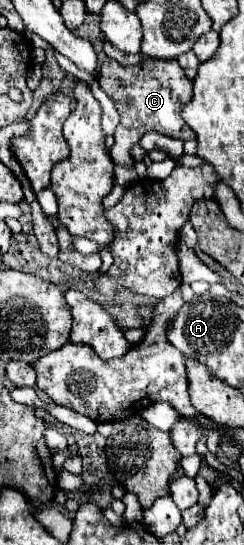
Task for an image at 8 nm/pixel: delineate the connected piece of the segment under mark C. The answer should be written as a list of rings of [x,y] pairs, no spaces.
[[[106,58],[98,84],[114,100],[120,114],[118,132],[114,134],[114,146],[110,150],[114,164],[130,168],[134,164],[134,160],[130,160],[130,150],[146,132],[158,132],[180,140],[196,138],[196,132],[180,116],[180,106],[192,98],[192,82],[176,60],[144,58],[140,66],[122,66],[116,60]]]

